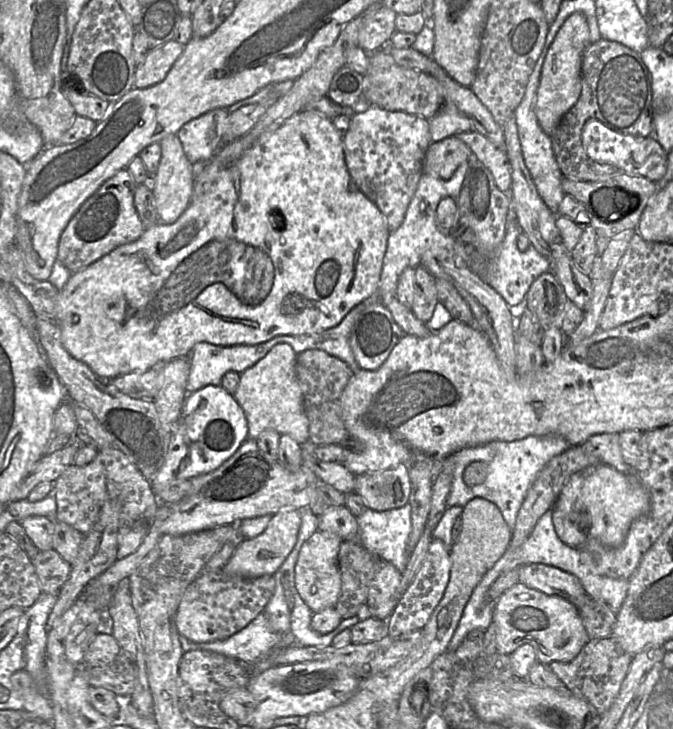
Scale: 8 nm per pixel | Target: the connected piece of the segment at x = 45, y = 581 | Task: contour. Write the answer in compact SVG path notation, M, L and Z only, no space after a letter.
M54 549L39 551L31 560L41 592L58 595L67 580L71 565Z

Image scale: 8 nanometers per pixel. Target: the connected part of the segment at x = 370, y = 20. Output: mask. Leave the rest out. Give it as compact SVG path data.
M376 6L363 19L358 35L358 45L368 53L383 48L396 31L396 13L383 6Z

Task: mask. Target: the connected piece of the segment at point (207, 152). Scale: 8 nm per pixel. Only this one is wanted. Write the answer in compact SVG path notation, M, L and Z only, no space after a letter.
M227 108L211 110L184 124L176 134L180 139L187 159L192 163L208 162L215 152L222 146L222 132L229 116Z

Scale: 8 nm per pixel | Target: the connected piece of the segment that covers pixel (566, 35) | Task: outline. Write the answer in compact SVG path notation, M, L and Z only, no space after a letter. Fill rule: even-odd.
M574 12L564 21L548 49L537 90L535 113L541 128L549 136L552 136L564 114L579 98L582 54L589 43L586 16L582 12Z

